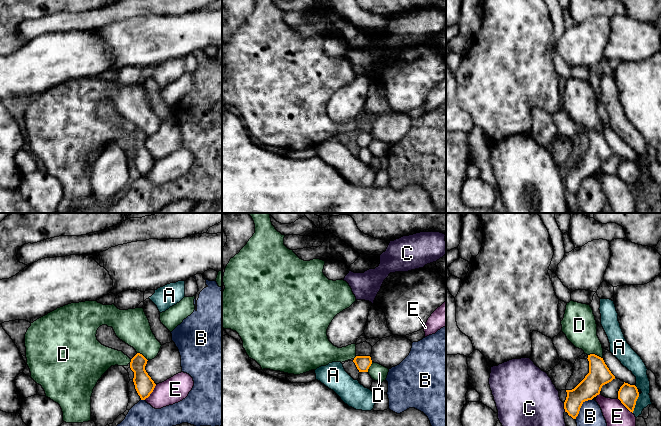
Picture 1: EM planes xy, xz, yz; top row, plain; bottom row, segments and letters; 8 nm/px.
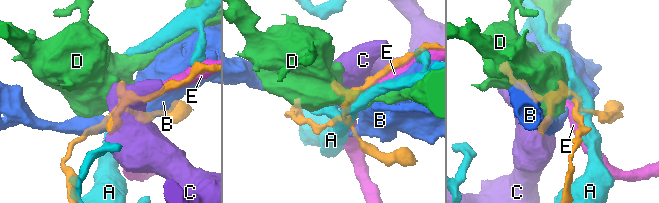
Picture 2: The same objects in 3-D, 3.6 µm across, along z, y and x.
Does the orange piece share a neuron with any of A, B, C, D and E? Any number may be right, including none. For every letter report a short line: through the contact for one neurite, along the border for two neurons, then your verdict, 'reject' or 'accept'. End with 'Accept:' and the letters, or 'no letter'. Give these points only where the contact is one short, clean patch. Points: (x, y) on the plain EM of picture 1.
A: reject
B: reject
C: reject
D: line yz (588, 130), (596, 130), (601, 134); reject
E: reject
Accept: no letter

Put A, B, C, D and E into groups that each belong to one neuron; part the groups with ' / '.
A / B / C / D / E

